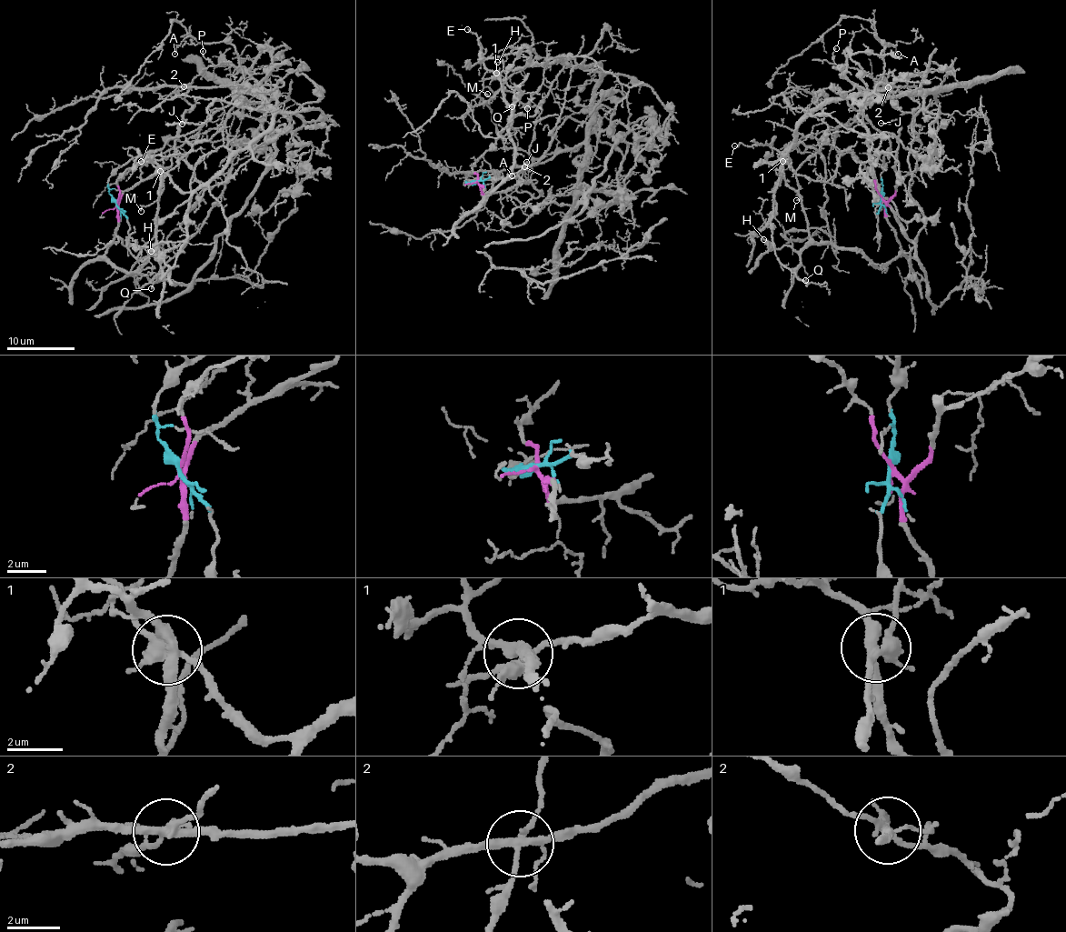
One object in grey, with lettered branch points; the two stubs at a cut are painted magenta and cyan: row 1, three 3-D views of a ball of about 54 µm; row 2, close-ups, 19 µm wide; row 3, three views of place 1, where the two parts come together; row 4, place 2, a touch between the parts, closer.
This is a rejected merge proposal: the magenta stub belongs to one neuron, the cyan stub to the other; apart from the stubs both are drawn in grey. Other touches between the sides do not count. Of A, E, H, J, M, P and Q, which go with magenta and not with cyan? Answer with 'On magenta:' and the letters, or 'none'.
On magenta: E, H, J, M, P, Q

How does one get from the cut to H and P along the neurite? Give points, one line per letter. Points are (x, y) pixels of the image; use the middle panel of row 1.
H: (478, 182), (485, 195), (479, 205), (502, 182), (514, 156), (511, 130), (513, 92), (503, 63), (498, 63)
P: (478, 182), (483, 193), (511, 191), (529, 181), (539, 194), (534, 198), (518, 187), (541, 108), (526, 109)

